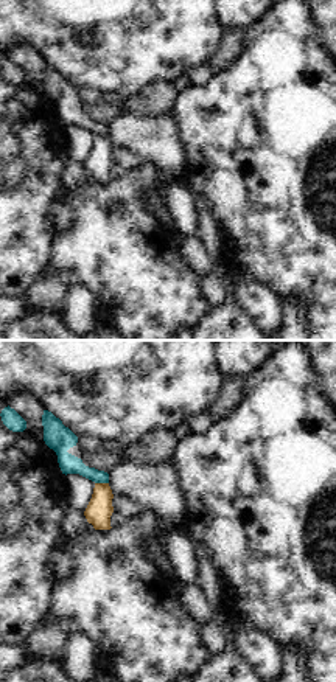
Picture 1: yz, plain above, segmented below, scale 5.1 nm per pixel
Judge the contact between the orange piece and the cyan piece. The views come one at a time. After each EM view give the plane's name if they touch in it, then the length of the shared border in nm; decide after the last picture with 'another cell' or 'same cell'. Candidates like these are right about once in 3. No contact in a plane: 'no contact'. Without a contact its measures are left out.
contact in yz; length 70 nm

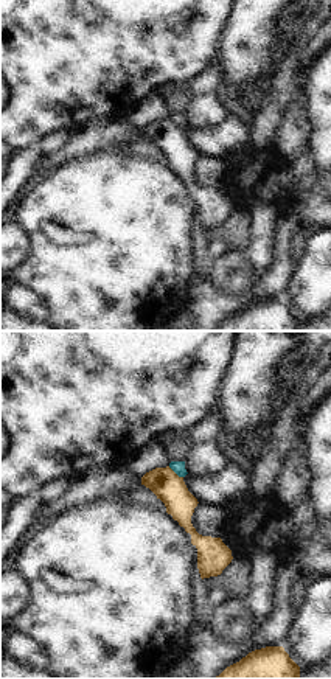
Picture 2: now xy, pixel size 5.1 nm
contact in xy; length 100 nm

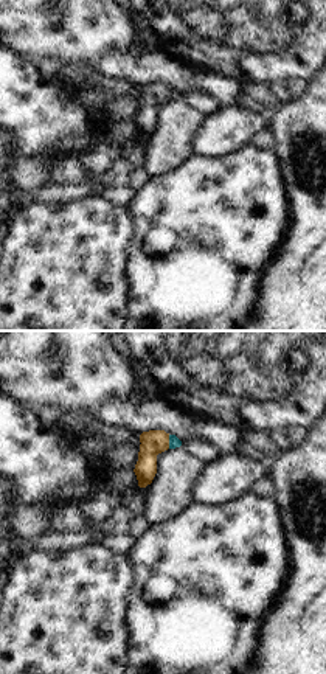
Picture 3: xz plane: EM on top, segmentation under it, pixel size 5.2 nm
contact in xz; length 70 nm

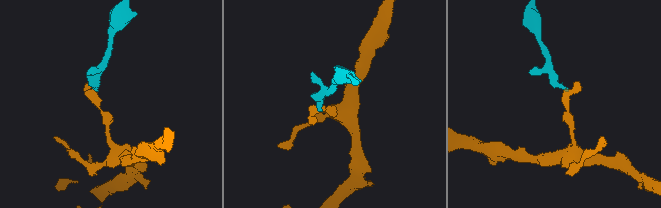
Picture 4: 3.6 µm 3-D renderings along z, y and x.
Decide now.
another cell

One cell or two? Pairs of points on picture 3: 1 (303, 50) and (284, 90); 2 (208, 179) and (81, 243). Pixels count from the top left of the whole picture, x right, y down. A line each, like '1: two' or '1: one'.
1: two
2: two

